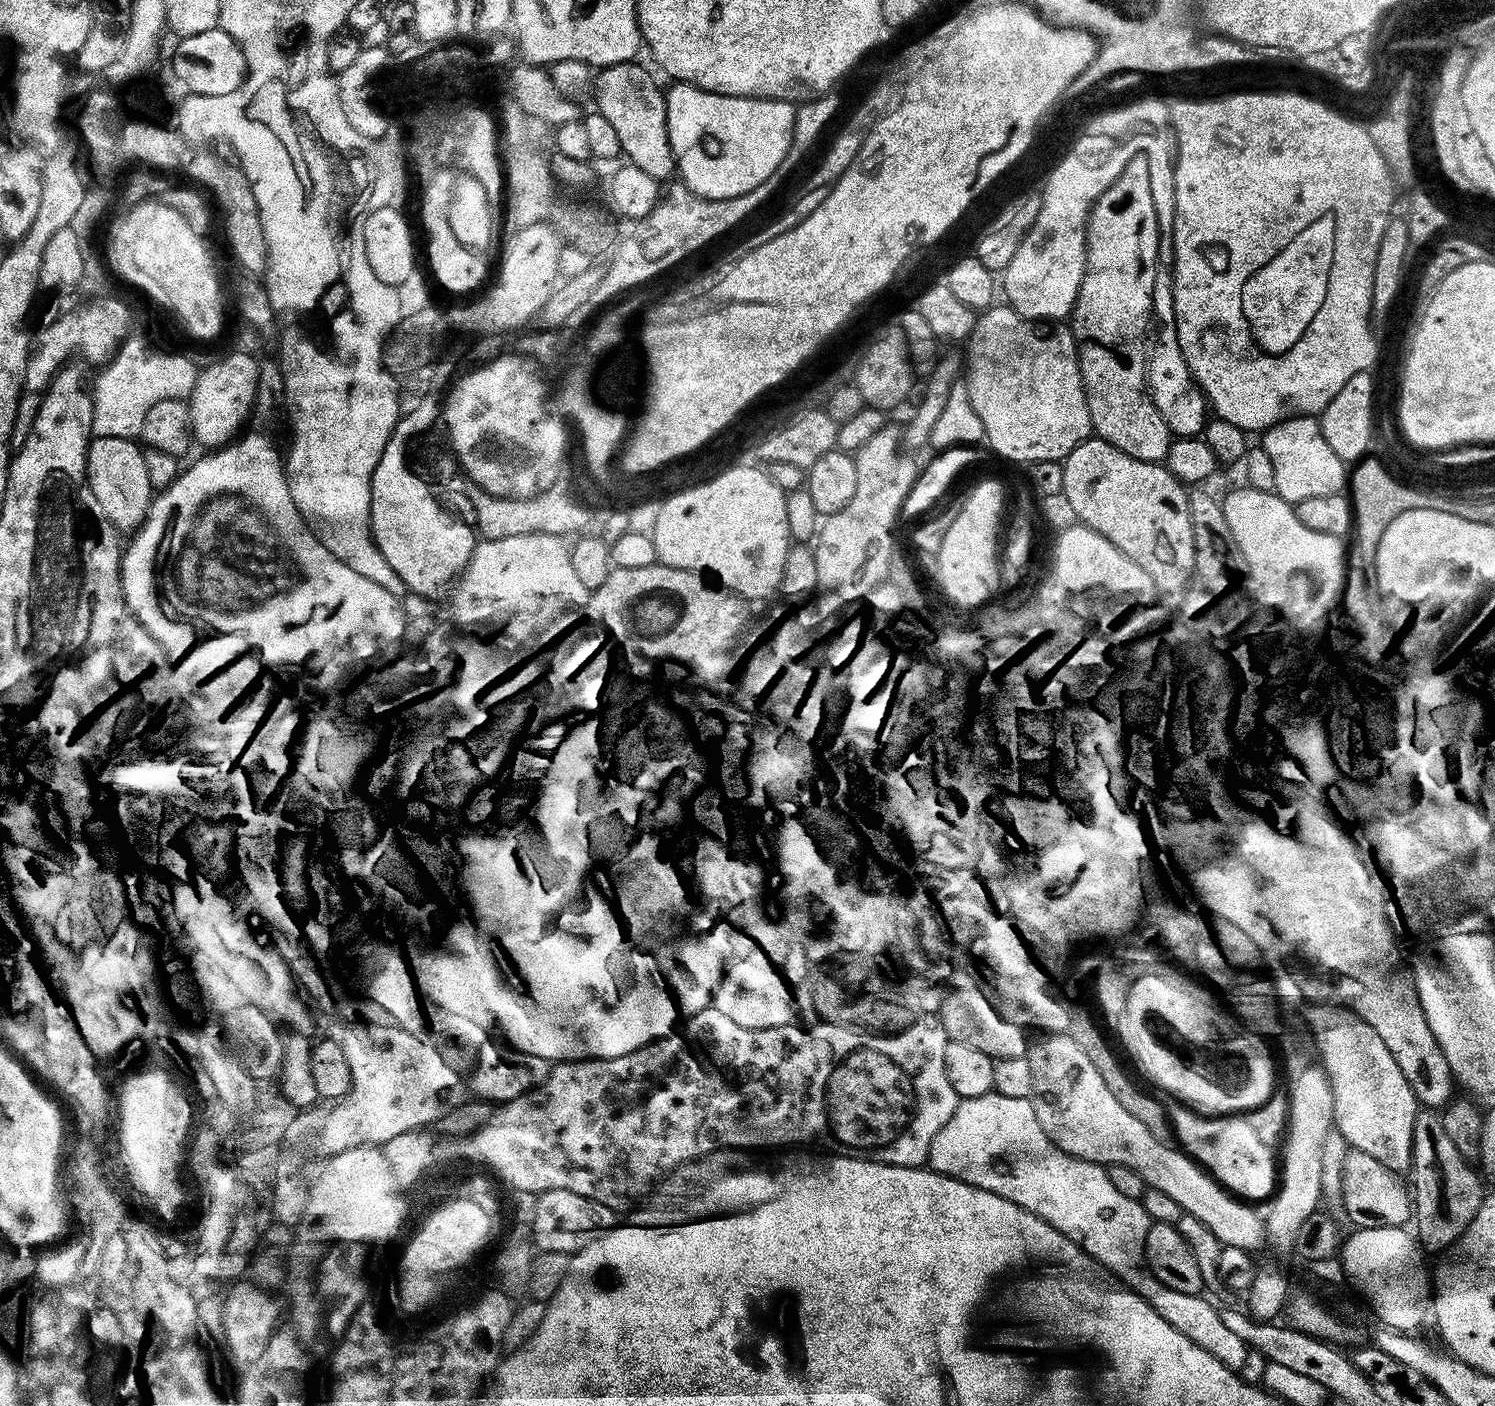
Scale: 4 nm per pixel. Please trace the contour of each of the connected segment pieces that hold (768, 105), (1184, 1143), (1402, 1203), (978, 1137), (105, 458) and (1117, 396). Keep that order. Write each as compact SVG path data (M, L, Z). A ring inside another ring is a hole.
M676 82L667 89L666 95L666 126L668 127L668 137L670 138L670 146L672 153L676 159L676 172L679 179L694 194L704 196L707 200L725 200L726 198L738 198L742 194L746 194L750 190L754 190L754 186L758 186L762 182L772 180L775 172L779 170L780 163L783 165L788 159L788 151L792 149L792 135L794 135L794 122L796 121L796 108L786 100L760 100L756 96L723 96L717 92L704 92L701 88L697 88L692 82Z
M1273 1098L1268 1101L1267 1104L1253 1110L1250 1112L1245 1112L1243 1114L1201 1114L1199 1111L1193 1110L1191 1107L1185 1106L1183 1103L1176 1102L1173 1103L1173 1108L1170 1108L1170 1123L1172 1126L1172 1130L1175 1136L1175 1139L1180 1140L1179 1147L1183 1149L1183 1151L1187 1152L1189 1156L1192 1157L1193 1160L1196 1161L1197 1164L1200 1165L1201 1168L1204 1169L1205 1172L1208 1173L1209 1176L1212 1177L1213 1180L1216 1181L1217 1184L1220 1185L1221 1188L1227 1190L1231 1195L1239 1198L1244 1202L1256 1202L1252 1200L1264 1200L1267 1201L1269 1197L1273 1195L1274 1189L1278 1184L1278 1146L1276 1150L1276 1143L1278 1145L1282 1140L1282 1133L1286 1128L1286 1104L1285 1101L1279 1100L1279 1098Z
M1355 1150L1342 1162L1342 1208L1356 1216L1356 1228L1403 1228L1413 1219L1412 1201L1407 1187L1400 1185L1401 1177L1377 1159Z
M993 1090L978 1098L960 1100L950 1122L942 1128L938 1138L934 1138L930 1146L927 1167L943 1176L988 1190L990 1194L998 1194L998 1198L1007 1198L1030 1210L1038 1218L1054 1226L1054 1230L1066 1234L1070 1242L1078 1245L1086 1255L1094 1257L1120 1283L1137 1292L1150 1306L1154 1306L1154 1310L1158 1310L1158 1314L1166 1318L1170 1326L1182 1330L1186 1338L1202 1346L1202 1350L1214 1354L1218 1362L1233 1370L1242 1366L1249 1351L1248 1344L1225 1326L1220 1317L1221 1309L1215 1308L1207 1300L1207 1295L1187 1296L1178 1290L1170 1290L1170 1286L1158 1282L1156 1275L1148 1269L1144 1262L1144 1247L1150 1219L1141 1201L1118 1194L1118 1189L1110 1182L1105 1165L1080 1160L1077 1156L1063 1152L1046 1134L1042 1122L1038 1122L1036 1105L1031 1099L1006 1098L1006 1094L998 1094Z
M95 437L88 445L84 462L86 492L99 519L105 525L113 524L118 531L125 534L140 527L147 515L148 503L154 495L154 485L146 470L144 453L145 449L132 438Z
M1134 157L1093 202L1088 213L1084 277L1070 313L1072 337L1076 339L1076 359L1080 362L1080 377L1084 383L1084 397L1090 410L1093 433L1110 446L1122 450L1122 454L1130 454L1130 458L1153 462L1165 459L1174 439L1146 391L1145 336L1152 318L1152 291L1158 271L1156 255L1160 252L1160 240L1162 233L1151 197L1147 159Z

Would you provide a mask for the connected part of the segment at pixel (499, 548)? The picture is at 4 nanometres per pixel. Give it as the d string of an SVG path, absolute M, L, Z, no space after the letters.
M531 532L521 536L507 536L490 540L481 539L468 558L468 565L456 577L450 588L452 596L451 619L458 624L491 626L508 636L521 649L548 648L556 644L579 620L590 595L582 586L574 566L570 566L568 548L559 536Z

